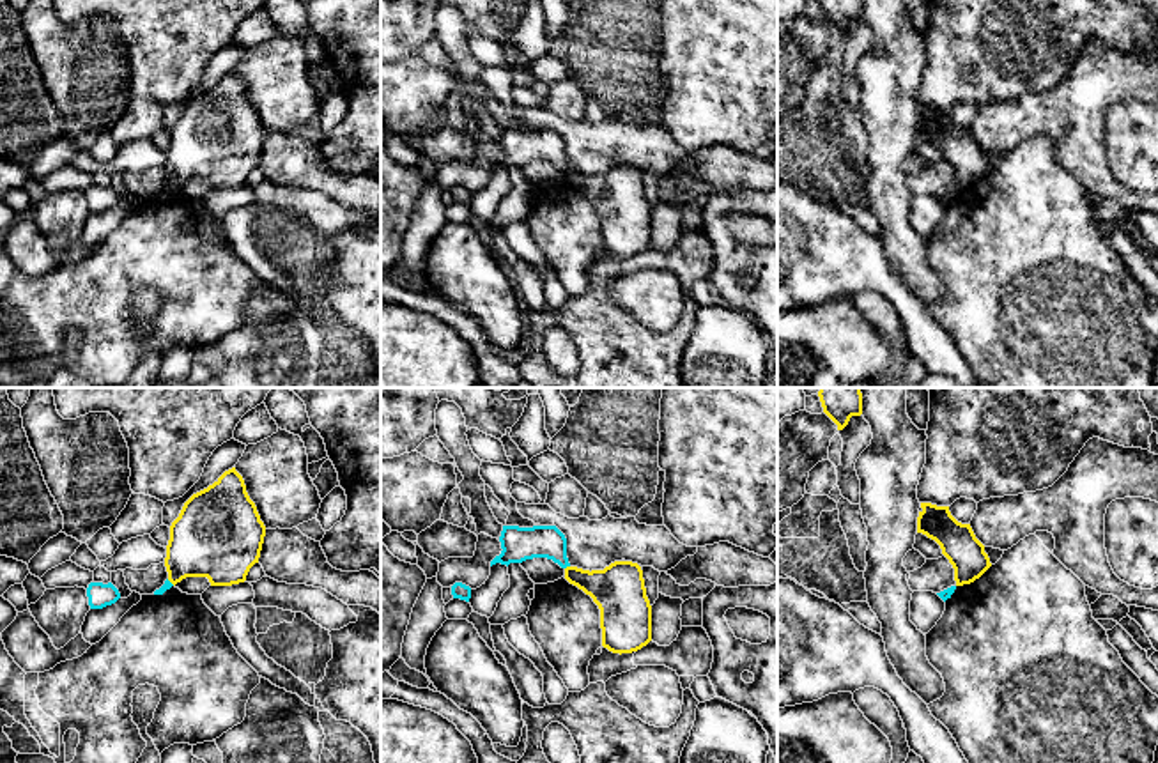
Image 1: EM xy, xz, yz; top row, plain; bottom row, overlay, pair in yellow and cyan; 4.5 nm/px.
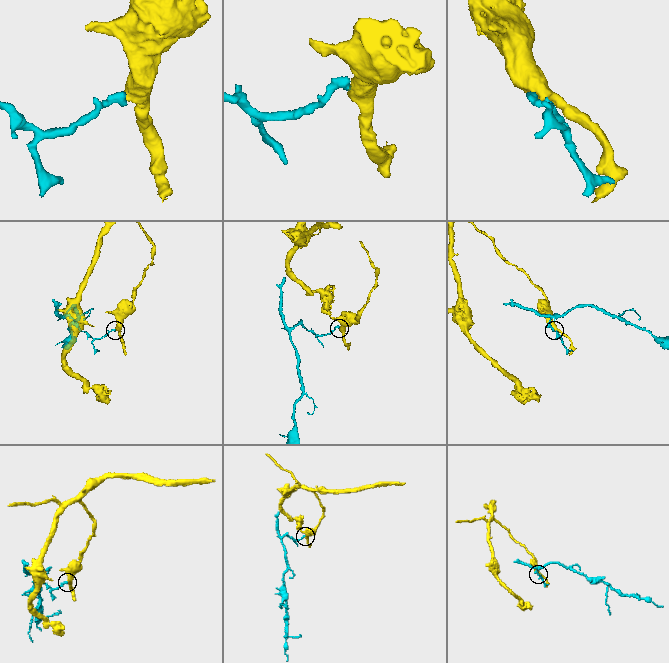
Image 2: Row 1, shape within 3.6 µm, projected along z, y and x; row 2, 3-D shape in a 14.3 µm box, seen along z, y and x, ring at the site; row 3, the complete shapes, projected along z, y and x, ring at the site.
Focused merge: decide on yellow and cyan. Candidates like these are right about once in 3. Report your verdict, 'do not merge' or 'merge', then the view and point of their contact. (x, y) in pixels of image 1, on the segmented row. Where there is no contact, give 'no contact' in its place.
do not merge | xz (567, 567)

